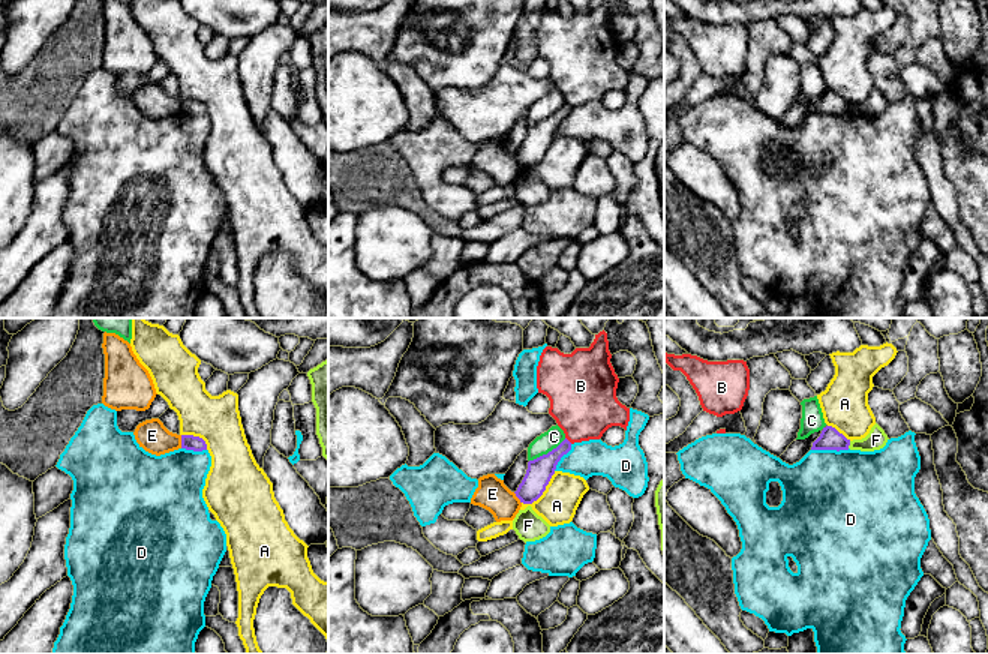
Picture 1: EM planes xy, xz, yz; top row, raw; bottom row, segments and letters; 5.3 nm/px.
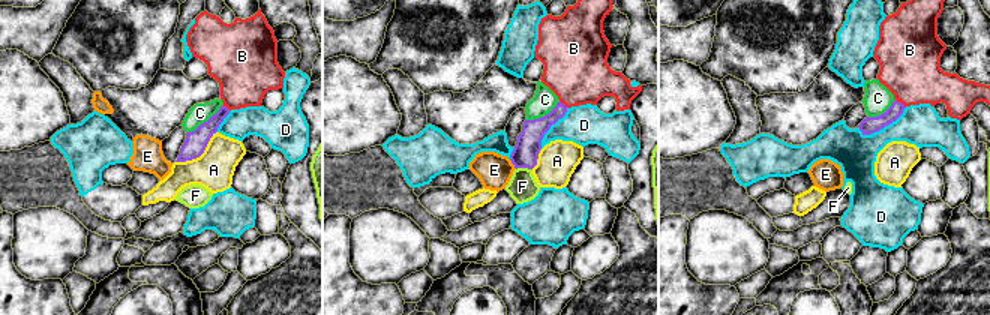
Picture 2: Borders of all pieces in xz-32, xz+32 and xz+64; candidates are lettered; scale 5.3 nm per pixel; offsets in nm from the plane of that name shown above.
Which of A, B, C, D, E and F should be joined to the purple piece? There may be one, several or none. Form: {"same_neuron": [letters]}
{"same_neuron": []}

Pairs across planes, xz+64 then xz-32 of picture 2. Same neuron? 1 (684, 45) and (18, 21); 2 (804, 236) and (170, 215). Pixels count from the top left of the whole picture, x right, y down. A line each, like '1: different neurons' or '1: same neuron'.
1: same neuron
2: same neuron

